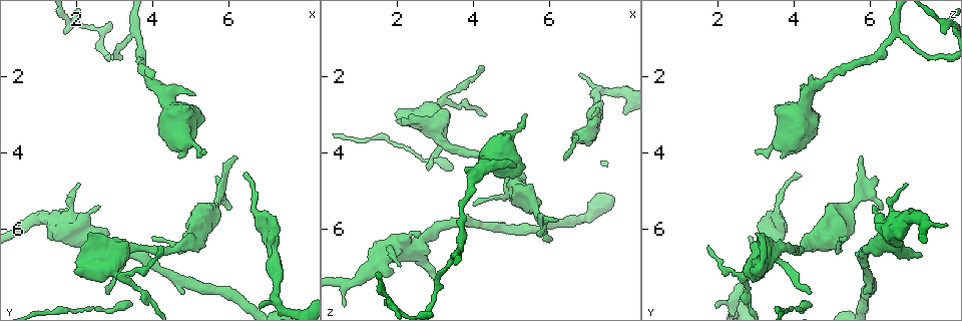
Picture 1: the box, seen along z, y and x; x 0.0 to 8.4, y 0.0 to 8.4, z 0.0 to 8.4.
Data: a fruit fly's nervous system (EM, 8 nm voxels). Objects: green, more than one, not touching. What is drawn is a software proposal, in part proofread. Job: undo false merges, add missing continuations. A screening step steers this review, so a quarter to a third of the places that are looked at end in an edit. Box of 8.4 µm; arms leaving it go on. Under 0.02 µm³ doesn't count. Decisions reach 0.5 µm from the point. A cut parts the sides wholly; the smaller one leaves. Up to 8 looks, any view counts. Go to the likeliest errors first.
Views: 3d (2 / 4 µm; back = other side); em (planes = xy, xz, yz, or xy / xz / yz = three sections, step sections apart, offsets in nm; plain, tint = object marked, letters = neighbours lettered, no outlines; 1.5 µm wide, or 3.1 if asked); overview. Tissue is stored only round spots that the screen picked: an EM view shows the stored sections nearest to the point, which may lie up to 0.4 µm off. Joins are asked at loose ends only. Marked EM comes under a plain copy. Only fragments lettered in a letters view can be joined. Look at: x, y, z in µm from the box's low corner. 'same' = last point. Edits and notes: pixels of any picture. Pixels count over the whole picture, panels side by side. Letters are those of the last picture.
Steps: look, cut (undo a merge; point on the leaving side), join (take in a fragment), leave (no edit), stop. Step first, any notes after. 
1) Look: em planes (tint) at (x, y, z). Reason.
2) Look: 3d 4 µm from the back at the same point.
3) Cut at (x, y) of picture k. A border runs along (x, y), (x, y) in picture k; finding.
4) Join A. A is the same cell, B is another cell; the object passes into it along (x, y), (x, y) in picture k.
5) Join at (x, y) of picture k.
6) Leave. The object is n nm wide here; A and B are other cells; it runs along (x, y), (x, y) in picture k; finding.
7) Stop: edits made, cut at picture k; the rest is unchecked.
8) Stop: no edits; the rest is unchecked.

Look: em planes (letters) at (6.05, 5.50, 6.25). Tapers out.

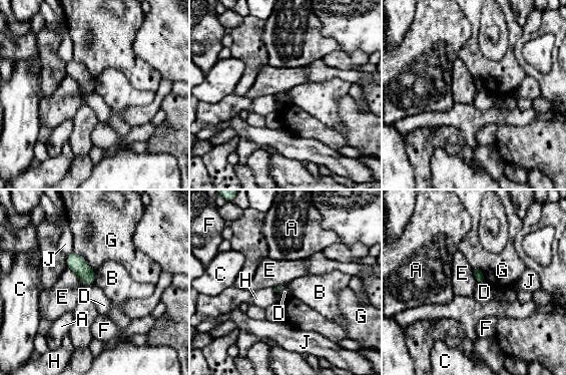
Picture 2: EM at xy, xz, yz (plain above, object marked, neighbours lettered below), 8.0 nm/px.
Leave. A, B, C, D, E, F, G, H and J are other cells; a border runs along (485, 281), (477, 285) in picture 2; none of them fits.

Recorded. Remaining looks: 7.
Look: em xz step 4 (letters) at (2.60, 5.45, 6.05). Thick end.

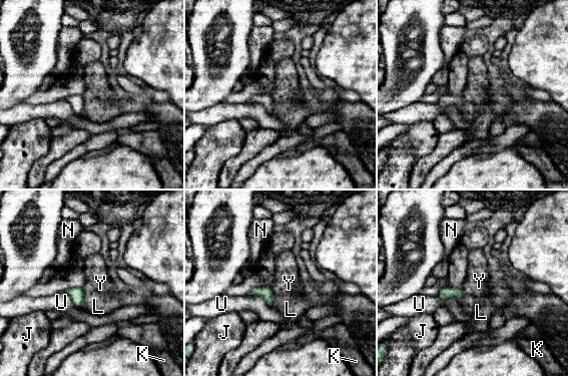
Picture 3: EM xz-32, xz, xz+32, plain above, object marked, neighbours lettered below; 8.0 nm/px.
Look: em planes (letters) at the same point.

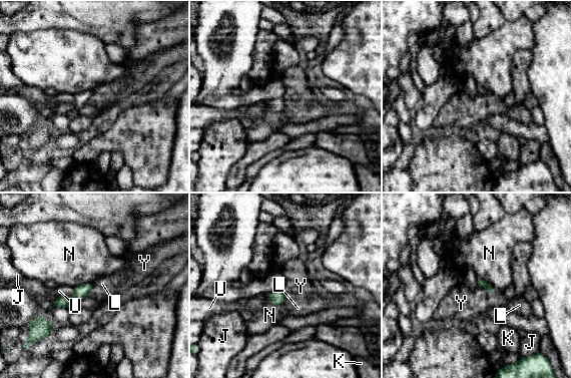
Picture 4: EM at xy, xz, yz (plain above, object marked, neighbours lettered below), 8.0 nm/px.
Leave. J, K, L, N, U and Y are other cells; a border runs along (478, 285), (493, 294) in picture 4; none of them fits.

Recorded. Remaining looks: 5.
Look: em yz step 4 (tint) at (5.10, 2.55, 4.35). Stops while still wide.

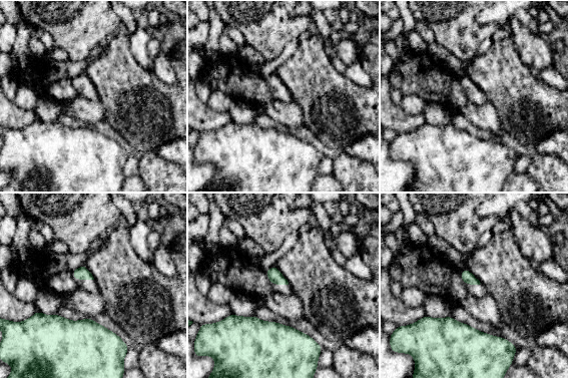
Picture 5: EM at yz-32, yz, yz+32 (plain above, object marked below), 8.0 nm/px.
Look: em xz step 4 (letters) at the same point.

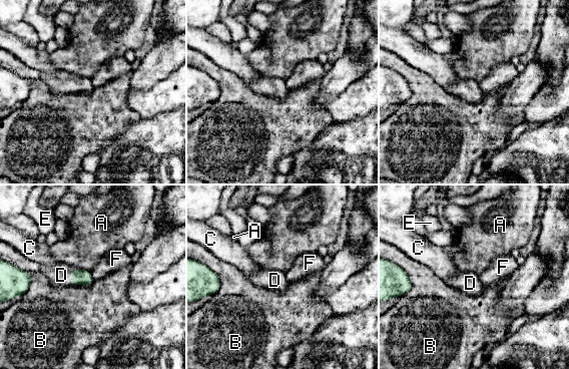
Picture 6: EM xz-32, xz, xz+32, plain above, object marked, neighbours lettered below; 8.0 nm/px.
Join D. D is the same cell, A, B, C, E and F are other cells; it goes on there.

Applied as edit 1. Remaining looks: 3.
Stop: edits made, join at picture 6; the rest is unchecked.

